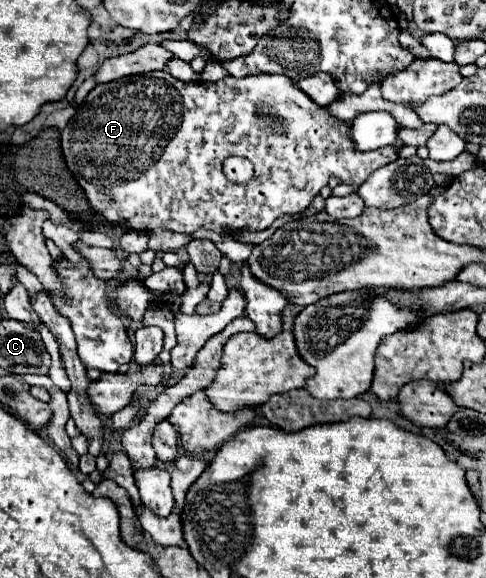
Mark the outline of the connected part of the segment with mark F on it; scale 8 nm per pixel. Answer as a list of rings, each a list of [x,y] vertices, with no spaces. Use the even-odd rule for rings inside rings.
[[[153,71],[153,73],[123,77],[123,79],[117,79],[117,81],[97,85],[85,97],[85,101],[77,107],[75,117],[61,131],[61,149],[63,149],[65,163],[71,169],[71,173],[75,175],[75,179],[79,181],[79,185],[83,187],[83,191],[87,195],[87,201],[93,207],[93,211],[103,215],[109,223],[125,223],[131,231],[143,231],[143,233],[149,233],[155,227],[163,227],[163,229],[173,231],[173,233],[193,233],[199,227],[215,231],[215,233],[261,231],[261,229],[267,229],[281,215],[303,213],[311,205],[311,201],[319,195],[319,189],[325,187],[331,177],[341,177],[343,183],[361,185],[381,165],[387,165],[387,163],[395,161],[399,157],[401,147],[403,147],[403,143],[397,141],[395,145],[385,147],[385,149],[359,151],[355,147],[355,143],[351,141],[351,129],[345,121],[339,121],[327,109],[321,109],[319,105],[313,105],[313,101],[309,101],[309,97],[305,97],[305,93],[301,93],[301,89],[297,89],[297,85],[287,75],[265,75],[265,73],[249,75],[245,79],[237,79],[237,77],[229,75],[229,77],[225,77],[217,83],[195,83],[195,85],[177,81],[167,71]],[[231,155],[247,157],[253,163],[255,175],[249,183],[233,183],[225,177],[223,161]]]

